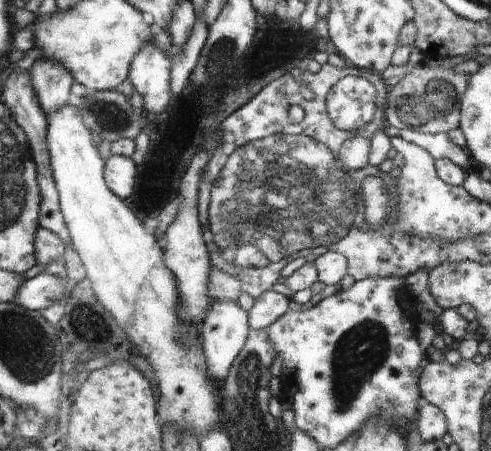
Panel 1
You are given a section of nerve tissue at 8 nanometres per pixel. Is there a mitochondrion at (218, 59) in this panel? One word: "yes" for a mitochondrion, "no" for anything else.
yes

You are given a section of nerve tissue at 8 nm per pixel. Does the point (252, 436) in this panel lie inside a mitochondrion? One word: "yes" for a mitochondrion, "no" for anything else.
yes

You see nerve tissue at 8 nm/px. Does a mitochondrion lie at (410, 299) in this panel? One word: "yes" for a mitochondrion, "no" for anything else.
no

